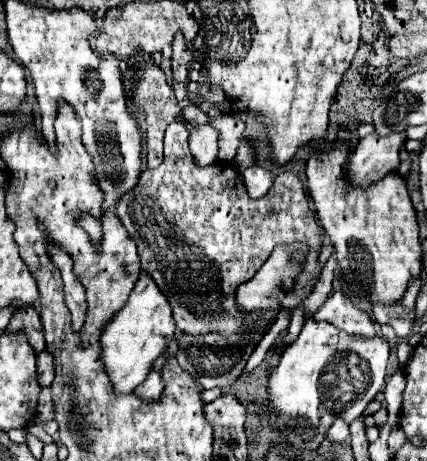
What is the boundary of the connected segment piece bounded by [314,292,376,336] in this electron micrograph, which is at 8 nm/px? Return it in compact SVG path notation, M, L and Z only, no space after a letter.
M334 292L328 296L328 300L324 302L324 306L314 314L314 320L324 320L334 324L336 328L348 332L348 334L356 334L356 336L376 336L374 332L374 324L370 320L370 316L360 310L350 296L342 294L342 292Z

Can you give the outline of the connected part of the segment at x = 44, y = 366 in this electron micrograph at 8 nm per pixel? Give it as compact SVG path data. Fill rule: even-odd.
M44 350L42 354L38 354L38 382L40 386L50 386L52 378L54 378L52 356L48 356L48 352Z

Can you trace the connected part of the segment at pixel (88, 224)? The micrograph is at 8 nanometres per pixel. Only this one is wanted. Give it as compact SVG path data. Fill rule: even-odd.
M82 216L80 220L80 226L90 234L90 240L96 244L96 242L100 242L100 238L102 238L102 224L100 224L100 220L96 220L94 216Z

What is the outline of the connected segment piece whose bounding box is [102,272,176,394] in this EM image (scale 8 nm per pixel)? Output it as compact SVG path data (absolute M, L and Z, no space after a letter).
M142 272L136 288L132 290L124 308L106 324L102 336L102 358L112 378L116 392L132 392L136 384L142 384L152 368L152 362L162 354L164 346L174 338L176 326L172 320L170 304L166 296L156 288L156 282Z

